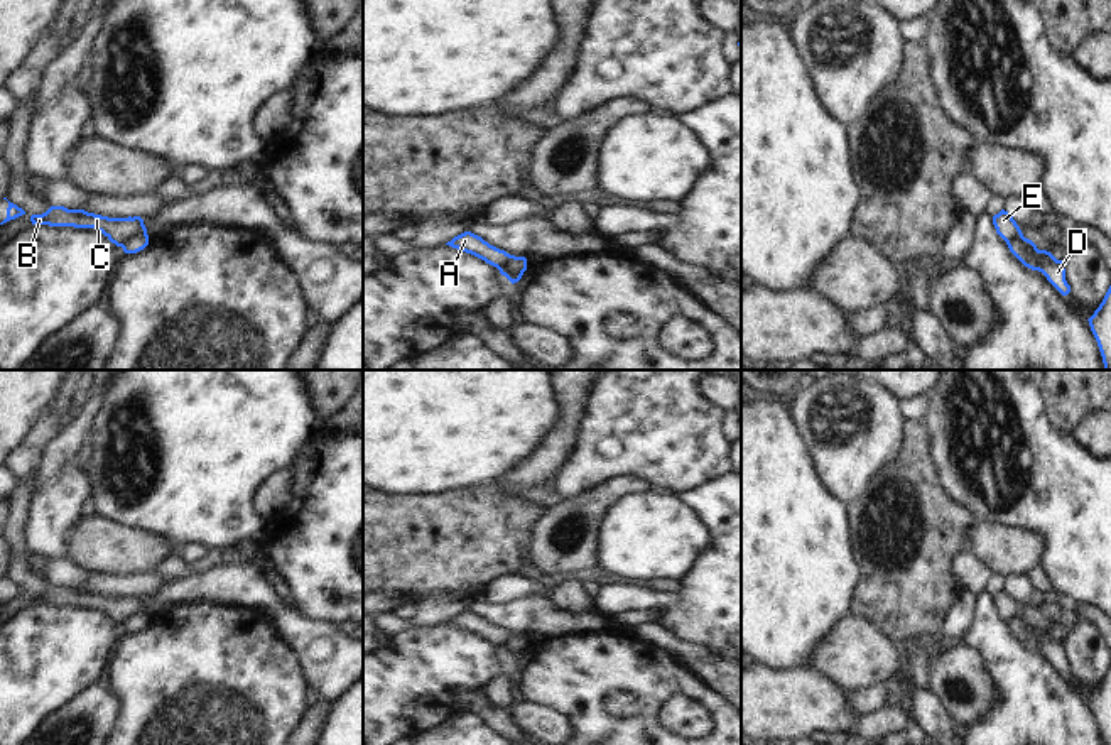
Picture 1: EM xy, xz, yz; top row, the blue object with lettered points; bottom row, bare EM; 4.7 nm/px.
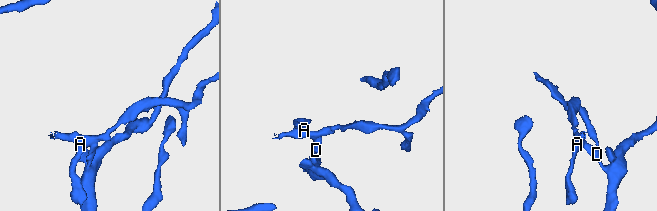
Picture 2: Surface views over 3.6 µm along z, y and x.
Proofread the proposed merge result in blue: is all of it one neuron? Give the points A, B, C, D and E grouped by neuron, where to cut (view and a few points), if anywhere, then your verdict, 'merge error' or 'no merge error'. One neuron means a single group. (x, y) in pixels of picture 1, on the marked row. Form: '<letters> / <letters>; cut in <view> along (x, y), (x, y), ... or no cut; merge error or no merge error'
A B C E / D; cut in xy along (146, 232), (130, 235), (120, 245); merge error

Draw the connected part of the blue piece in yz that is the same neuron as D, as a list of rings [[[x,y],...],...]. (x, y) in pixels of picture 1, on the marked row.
[[[1023,233],[1006,242],[1010,252],[1028,269],[1042,272],[1047,280],[1062,294],[1070,292],[1065,280],[1064,262],[1057,260],[1050,252],[1038,250],[1037,245],[1025,238]]]

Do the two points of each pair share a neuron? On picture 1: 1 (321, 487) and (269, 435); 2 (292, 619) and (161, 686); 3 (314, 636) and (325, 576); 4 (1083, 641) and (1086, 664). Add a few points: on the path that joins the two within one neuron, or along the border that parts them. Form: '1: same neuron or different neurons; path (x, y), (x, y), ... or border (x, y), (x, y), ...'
1: different neurons; border (318, 428), (294, 456), (289, 468)
2: different neurons; border (240, 605), (259, 609), (298, 659)
3: different neurons; border (291, 605), (311, 617), (335, 622)
4: same neuron; path (1084, 646), (1086, 659)

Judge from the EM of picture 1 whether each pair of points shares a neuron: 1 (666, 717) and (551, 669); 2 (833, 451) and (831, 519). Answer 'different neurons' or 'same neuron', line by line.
1: different neurons
2: different neurons

